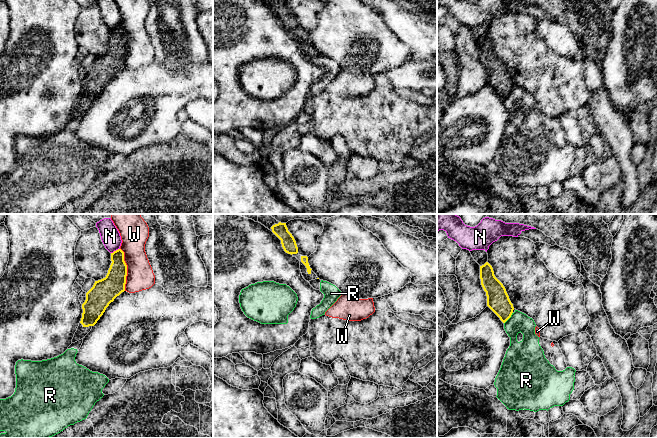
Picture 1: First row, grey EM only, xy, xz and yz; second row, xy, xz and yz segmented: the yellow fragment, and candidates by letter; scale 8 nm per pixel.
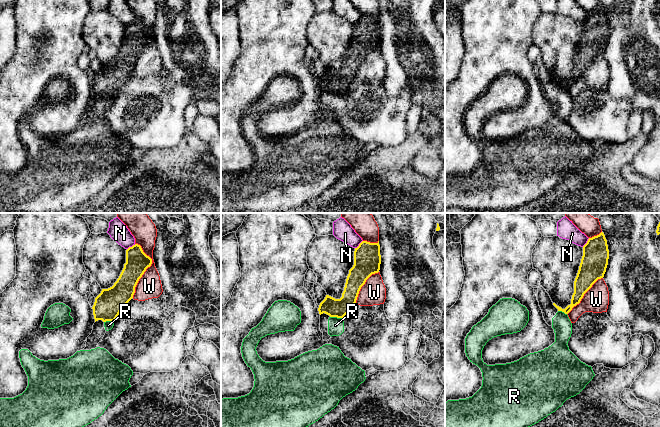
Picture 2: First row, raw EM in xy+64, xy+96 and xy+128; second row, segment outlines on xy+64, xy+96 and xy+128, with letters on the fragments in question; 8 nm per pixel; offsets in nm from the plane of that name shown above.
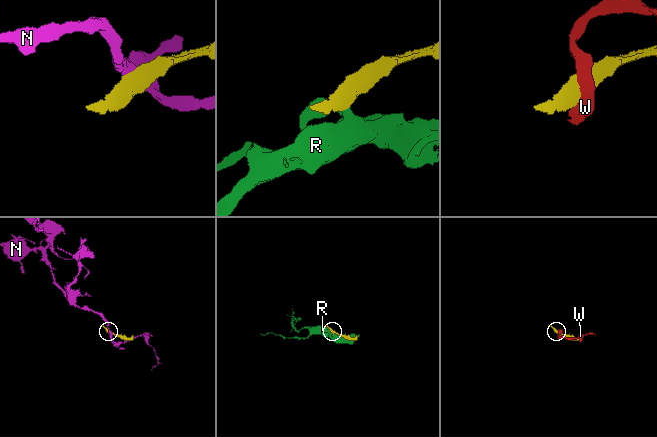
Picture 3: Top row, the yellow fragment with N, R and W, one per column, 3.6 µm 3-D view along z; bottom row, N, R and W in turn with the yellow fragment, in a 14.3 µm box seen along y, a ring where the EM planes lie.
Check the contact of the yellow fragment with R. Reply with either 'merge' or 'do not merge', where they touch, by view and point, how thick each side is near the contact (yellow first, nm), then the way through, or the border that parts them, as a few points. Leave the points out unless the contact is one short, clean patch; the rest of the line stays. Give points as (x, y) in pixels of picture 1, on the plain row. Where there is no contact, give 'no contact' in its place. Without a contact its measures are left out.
do not merge; meets yellow in yz at (509, 93); 180 nm thick on the yellow side, 160 nm on the other; border along yz (512, 88), (511, 92), (504, 99)

